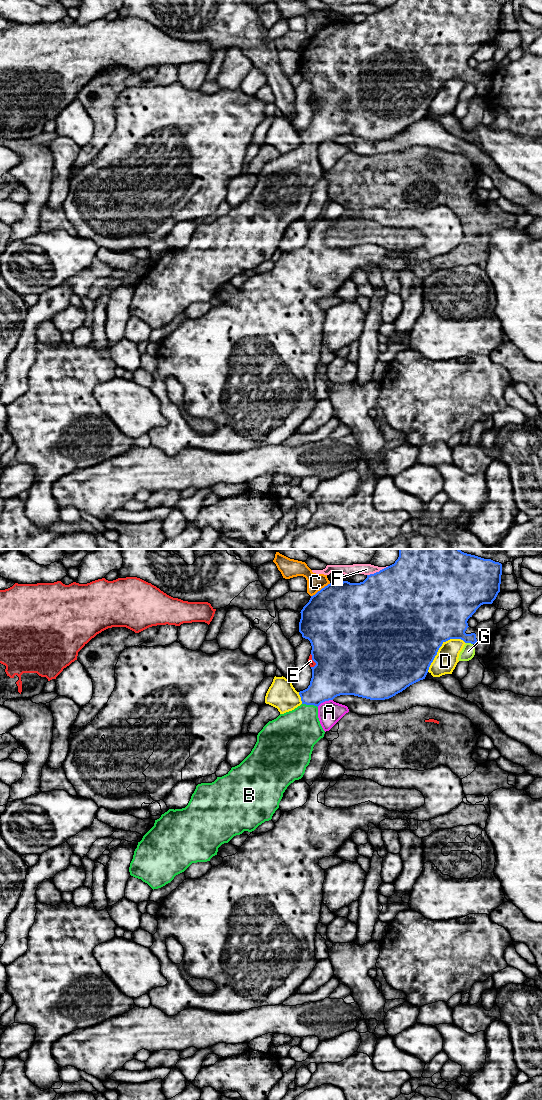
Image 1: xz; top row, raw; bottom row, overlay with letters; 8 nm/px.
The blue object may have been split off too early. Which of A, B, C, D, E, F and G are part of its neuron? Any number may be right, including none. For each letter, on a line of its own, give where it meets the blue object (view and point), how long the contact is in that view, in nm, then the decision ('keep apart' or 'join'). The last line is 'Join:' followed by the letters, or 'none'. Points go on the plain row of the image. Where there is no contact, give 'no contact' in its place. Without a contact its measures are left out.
A: contact xz (324, 141); length 140 nm; keep apart
B: contact xz (310, 144); length 130 nm; join
C: contact xz (321, 29); length 190 nm; keep apart
D: contact xz (441, 85); length 400 nm; keep apart
E: contact xz (313, 100); length 110 nm; keep apart
F: contact xz (377, 12); length 190 nm; keep apart
G: contact xz (469, 82); length 60 nm; keep apart
Join: B

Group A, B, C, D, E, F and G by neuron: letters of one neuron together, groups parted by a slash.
A / B / C / D / E / F / G

